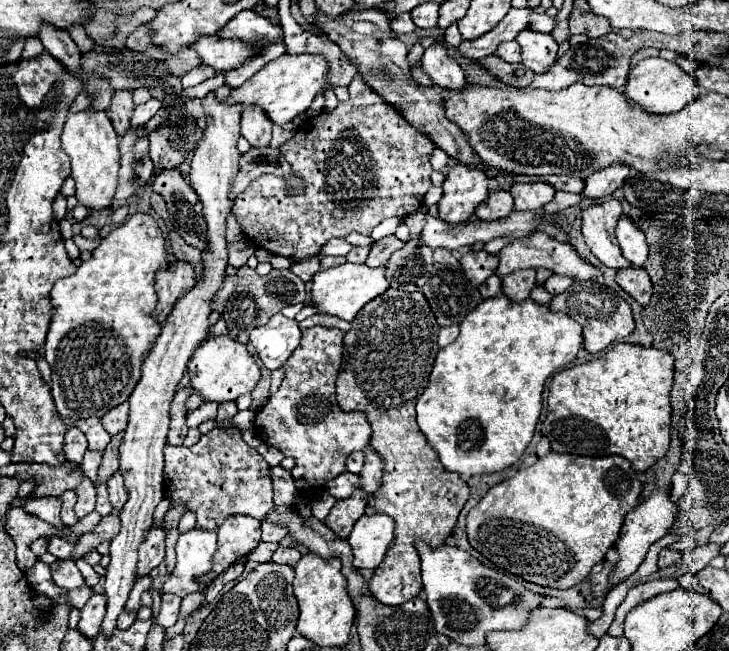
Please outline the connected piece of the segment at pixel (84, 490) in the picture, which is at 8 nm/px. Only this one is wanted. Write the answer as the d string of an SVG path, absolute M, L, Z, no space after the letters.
M84 480L78 488L76 488L76 494L78 494L78 504L76 504L76 516L82 518L86 516L88 512L94 510L94 502L96 502L96 488L92 486L90 480Z

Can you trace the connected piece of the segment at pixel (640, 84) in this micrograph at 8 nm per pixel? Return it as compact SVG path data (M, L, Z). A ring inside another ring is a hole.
M644 58L630 70L624 94L628 100L644 106L644 110L652 114L668 114L670 110L680 110L692 102L698 96L698 84L676 62L664 58Z

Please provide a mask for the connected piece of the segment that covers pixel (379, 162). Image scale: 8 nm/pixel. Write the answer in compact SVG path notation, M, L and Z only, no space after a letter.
M356 74L348 86L350 98L338 104L332 112L320 112L310 118L306 126L298 128L296 134L280 146L286 162L292 166L294 174L304 178L306 192L300 198L288 198L283 178L262 174L250 182L250 186L240 192L234 202L234 214L240 220L246 236L270 254L280 254L286 258L306 258L320 252L320 248L330 238L342 238L350 232L370 234L376 224L386 218L404 218L422 206L422 198L432 186L430 182L430 152L434 148L432 140L414 128L392 104L388 104L378 92L374 92L362 74Z

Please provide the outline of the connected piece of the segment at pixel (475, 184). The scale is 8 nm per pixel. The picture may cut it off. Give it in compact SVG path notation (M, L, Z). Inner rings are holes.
M454 164L442 184L442 198L438 202L438 218L448 224L464 224L476 204L488 196L488 176L482 168L468 168L466 164Z

